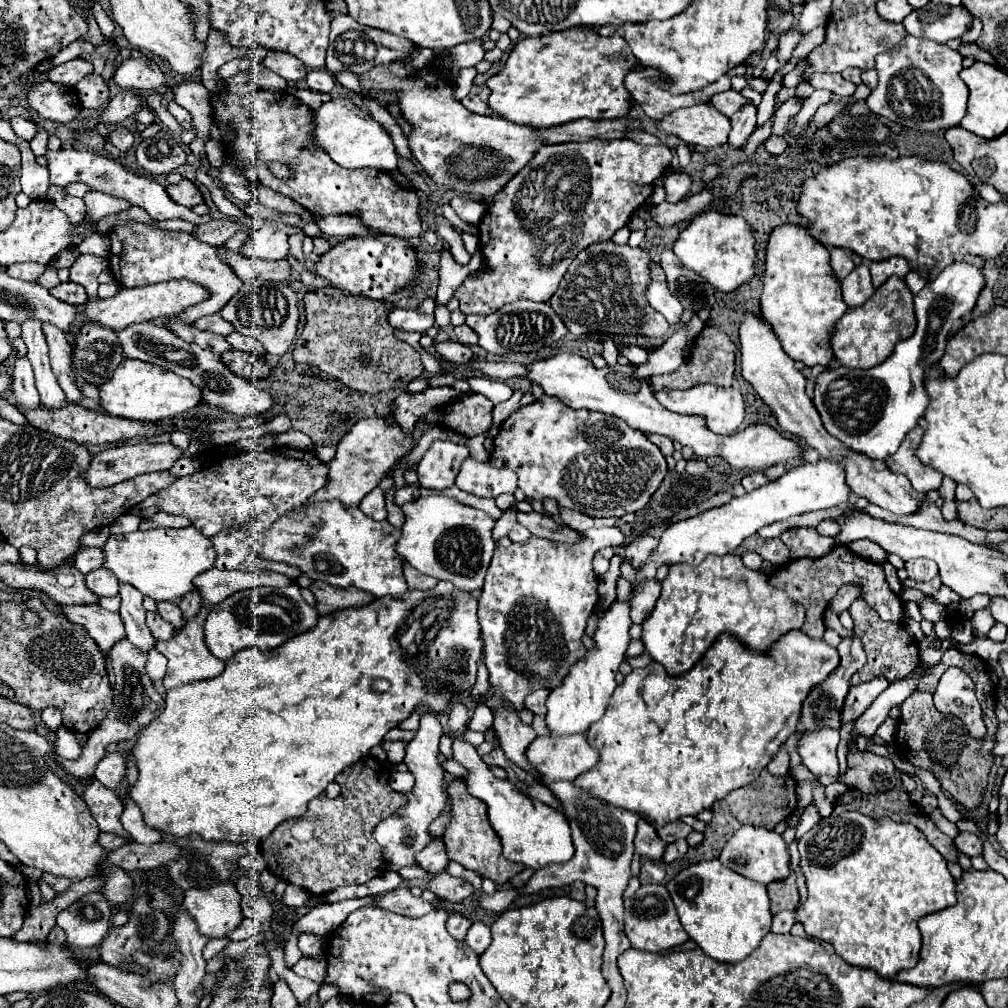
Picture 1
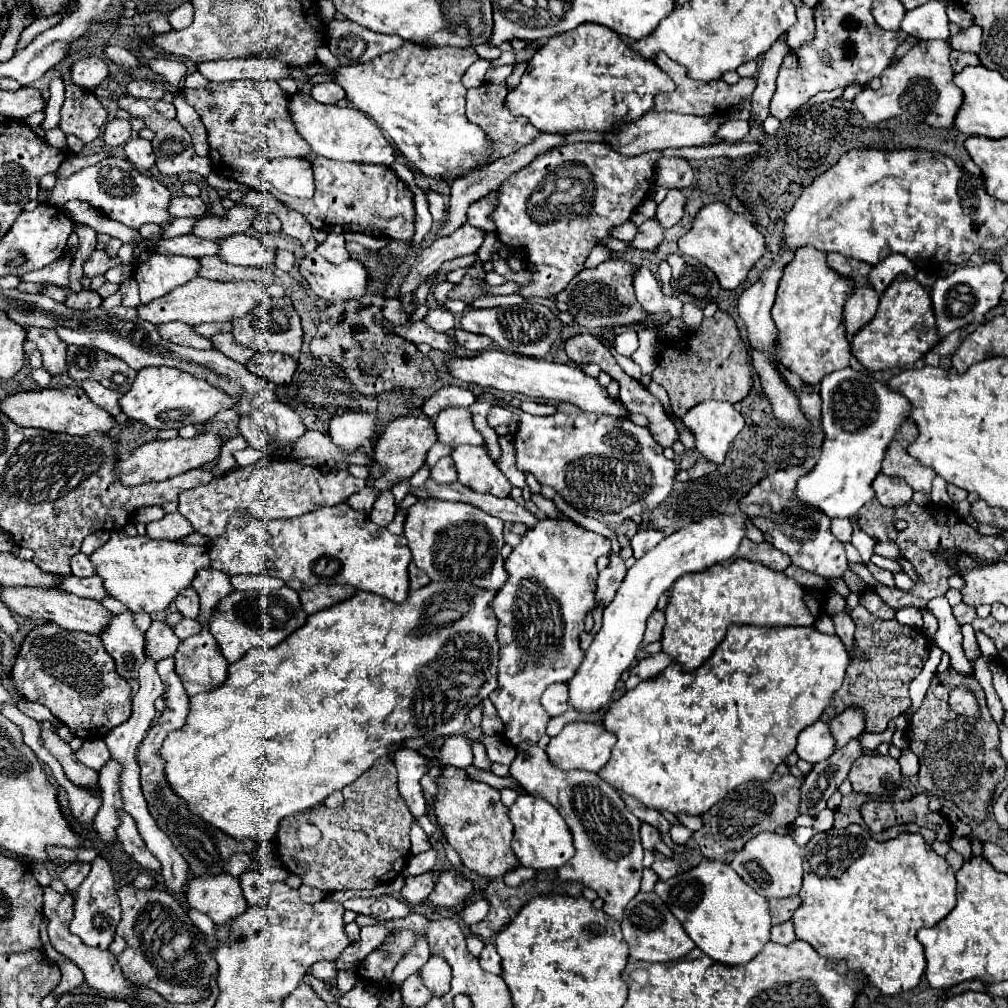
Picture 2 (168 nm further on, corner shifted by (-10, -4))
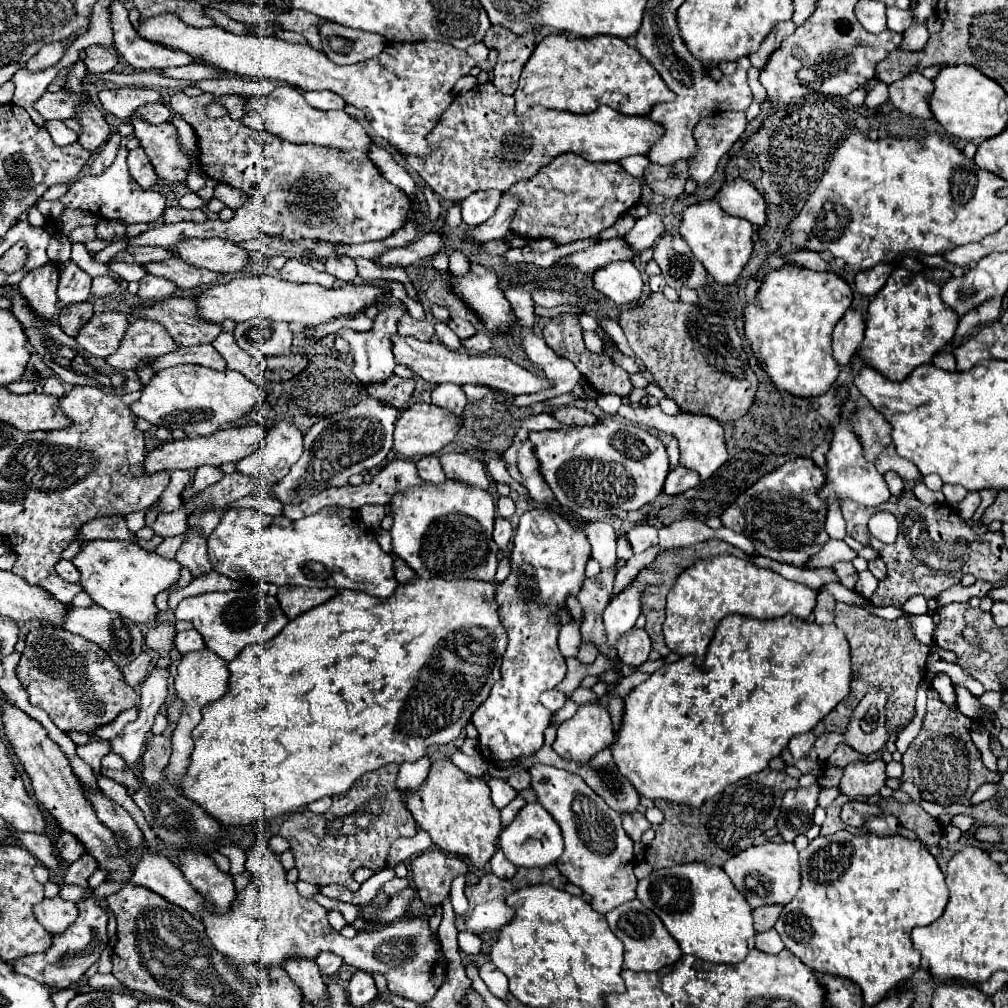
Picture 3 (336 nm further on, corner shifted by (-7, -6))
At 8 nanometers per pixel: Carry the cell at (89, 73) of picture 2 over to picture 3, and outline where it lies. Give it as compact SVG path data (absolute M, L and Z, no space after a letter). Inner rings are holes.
M88 46L88 58L84 60L86 68L92 72L110 72L118 64L118 52L114 46Z

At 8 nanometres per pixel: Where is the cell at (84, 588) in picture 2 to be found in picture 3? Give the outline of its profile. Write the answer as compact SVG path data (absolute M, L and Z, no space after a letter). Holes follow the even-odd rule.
M58 576L44 578L44 580L38 582L38 586L42 590L46 590L50 596L54 596L58 602L64 602L64 604L70 604L72 598L76 596L76 592L82 592L82 586L78 582L76 584L68 584L62 578L58 578Z

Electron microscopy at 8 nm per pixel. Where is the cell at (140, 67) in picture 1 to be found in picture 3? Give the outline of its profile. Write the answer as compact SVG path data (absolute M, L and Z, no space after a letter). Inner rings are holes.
M114 88L114 90L102 90L98 98L106 112L114 114L120 120L126 120L134 114L136 108L150 102L158 102L160 94L158 90L148 88Z

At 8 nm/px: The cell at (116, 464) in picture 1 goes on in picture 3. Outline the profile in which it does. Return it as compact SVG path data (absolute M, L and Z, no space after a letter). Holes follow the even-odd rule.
M238 426L238 428L226 428L226 430L220 430L220 432L214 432L212 436L172 440L172 442L166 442L160 448L146 454L144 470L154 474L154 472L160 472L160 470L166 470L166 472L176 470L176 468L192 470L192 468L200 468L204 464L220 466L224 462L238 462L238 460L246 458L248 454L252 454L256 448L260 448L264 444L266 432L268 432L266 426Z

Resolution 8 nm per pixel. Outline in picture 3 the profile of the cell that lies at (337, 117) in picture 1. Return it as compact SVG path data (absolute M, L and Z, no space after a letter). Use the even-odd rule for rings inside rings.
M280 86L272 90L268 96L250 96L244 102L244 110L246 112L242 116L242 122L246 126L258 132L276 134L278 138L284 138L288 142L310 142L340 150L360 150L364 154L368 154L368 146L372 142L358 120L350 118L346 112L312 108L304 100L304 96L292 86Z

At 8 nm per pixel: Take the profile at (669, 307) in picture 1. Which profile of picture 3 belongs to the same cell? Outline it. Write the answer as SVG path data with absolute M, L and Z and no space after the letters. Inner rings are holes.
M610 262L592 274L594 290L610 298L616 306L640 300L642 276L632 262Z

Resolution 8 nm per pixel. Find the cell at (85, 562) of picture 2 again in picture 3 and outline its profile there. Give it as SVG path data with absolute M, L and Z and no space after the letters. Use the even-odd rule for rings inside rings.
M60 560L56 564L56 572L66 582L78 582L78 578L80 578L80 572L76 572L76 566L72 566L70 560Z

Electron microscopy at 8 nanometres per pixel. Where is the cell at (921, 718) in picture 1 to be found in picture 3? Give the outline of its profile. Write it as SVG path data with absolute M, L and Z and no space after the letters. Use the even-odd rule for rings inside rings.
M930 688L928 690L928 714L924 720L924 728L920 738L904 752L902 766L902 782L914 782L920 790L922 800L934 802L940 806L950 804L964 804L970 806L970 796L976 792L978 786L984 782L1000 782L998 772L990 772L980 758L980 750L970 740L970 726L972 720L960 714L954 708L948 708L938 694ZM918 744L918 746L916 746Z

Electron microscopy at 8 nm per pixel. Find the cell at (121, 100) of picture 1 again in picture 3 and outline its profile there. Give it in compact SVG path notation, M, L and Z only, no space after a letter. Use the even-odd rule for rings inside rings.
M114 132L114 134L108 138L108 142L100 148L100 154L94 158L94 162L92 162L92 166L90 166L90 174L92 174L92 176L100 176L100 174L114 162L116 152L118 152L118 146L120 146L120 140L122 140L122 136Z

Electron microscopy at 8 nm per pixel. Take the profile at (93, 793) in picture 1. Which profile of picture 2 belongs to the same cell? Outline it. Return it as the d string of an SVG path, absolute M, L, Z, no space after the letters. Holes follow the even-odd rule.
M119 810L119 820L121 820L121 824L117 826L117 840L123 846L123 850L135 862L139 862L145 870L159 872L159 862L155 860L155 856L143 844L143 838L139 836L139 832L135 828L135 820L125 810Z

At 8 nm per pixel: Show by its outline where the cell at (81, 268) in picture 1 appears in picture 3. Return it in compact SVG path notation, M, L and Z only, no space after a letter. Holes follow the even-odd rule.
M104 220L96 224L96 236L100 240L112 240L112 238L122 238L126 234L126 224L120 220Z

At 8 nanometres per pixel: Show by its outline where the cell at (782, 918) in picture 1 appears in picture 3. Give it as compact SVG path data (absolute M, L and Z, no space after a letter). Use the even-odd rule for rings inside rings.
M768 930L762 934L756 934L756 948L766 952L766 954L776 954L784 950L784 942L780 940L780 936L776 934L776 930Z

